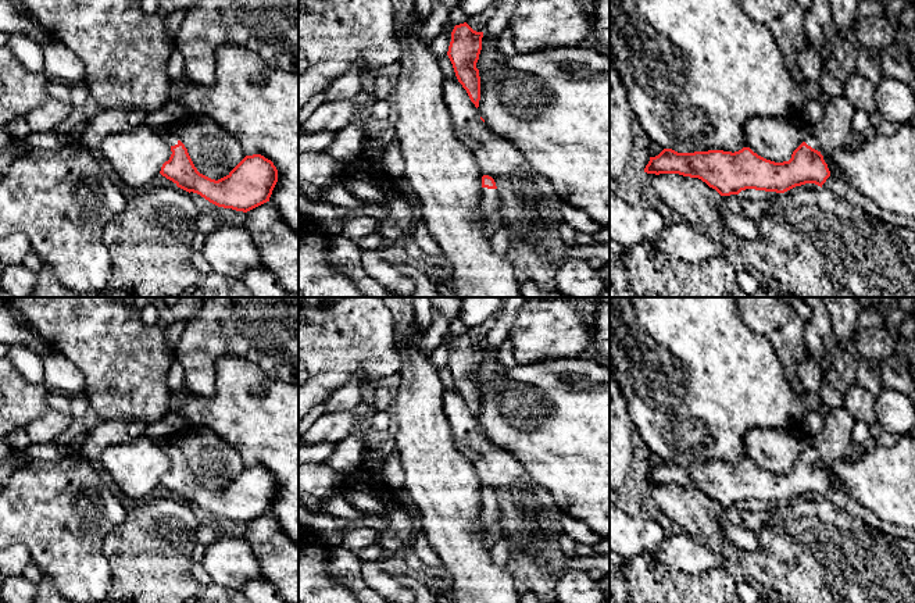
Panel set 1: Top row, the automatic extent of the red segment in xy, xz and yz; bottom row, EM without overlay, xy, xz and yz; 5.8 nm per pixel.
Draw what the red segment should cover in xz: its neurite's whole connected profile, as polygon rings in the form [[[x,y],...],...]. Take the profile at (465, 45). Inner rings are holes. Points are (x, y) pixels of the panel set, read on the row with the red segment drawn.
[[[467,22],[455,25],[447,51],[458,82],[476,108],[480,100],[480,76],[476,63],[482,50],[482,38],[483,32],[473,31]]]

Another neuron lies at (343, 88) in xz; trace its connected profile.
[[[355,76],[350,78],[337,78],[326,89],[328,101],[344,100],[354,97],[358,92],[362,90],[361,81]]]

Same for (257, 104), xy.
[[[224,44],[217,50],[215,82],[200,85],[189,81],[179,99],[179,107],[197,117],[208,117],[236,138],[246,156],[261,154],[278,170],[278,182],[269,201],[278,207],[282,220],[299,233],[299,72],[271,68],[251,50],[237,44]]]

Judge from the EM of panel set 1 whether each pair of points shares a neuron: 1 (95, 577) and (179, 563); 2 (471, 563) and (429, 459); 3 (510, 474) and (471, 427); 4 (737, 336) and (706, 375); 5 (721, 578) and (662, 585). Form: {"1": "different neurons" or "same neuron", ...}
{"1": "different neurons", "2": "same neuron", "3": "same neuron", "4": "same neuron", "5": "same neuron"}

